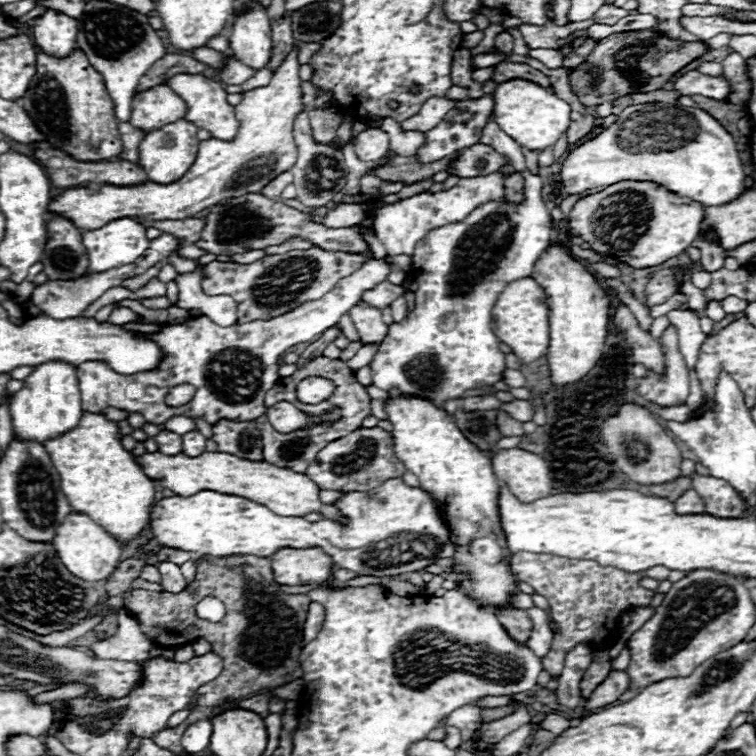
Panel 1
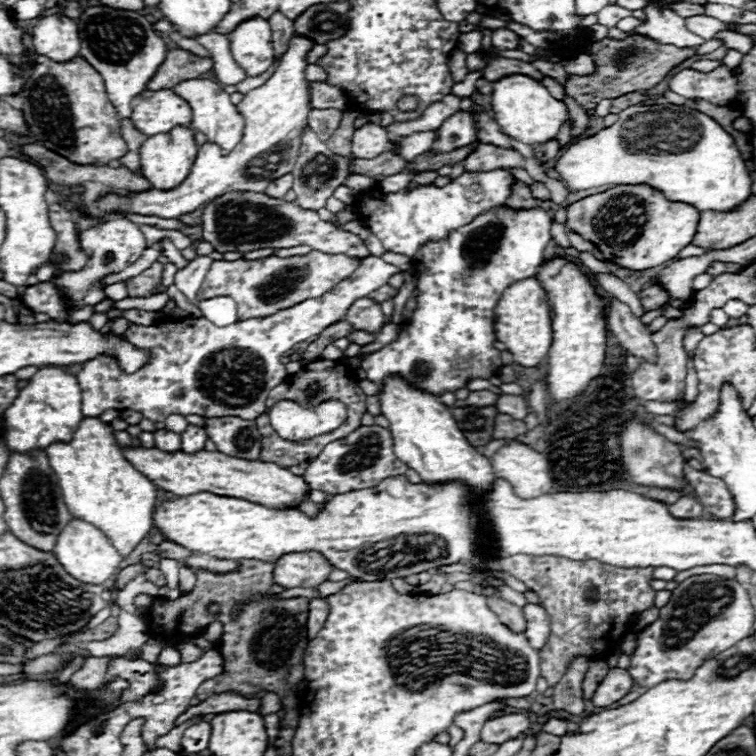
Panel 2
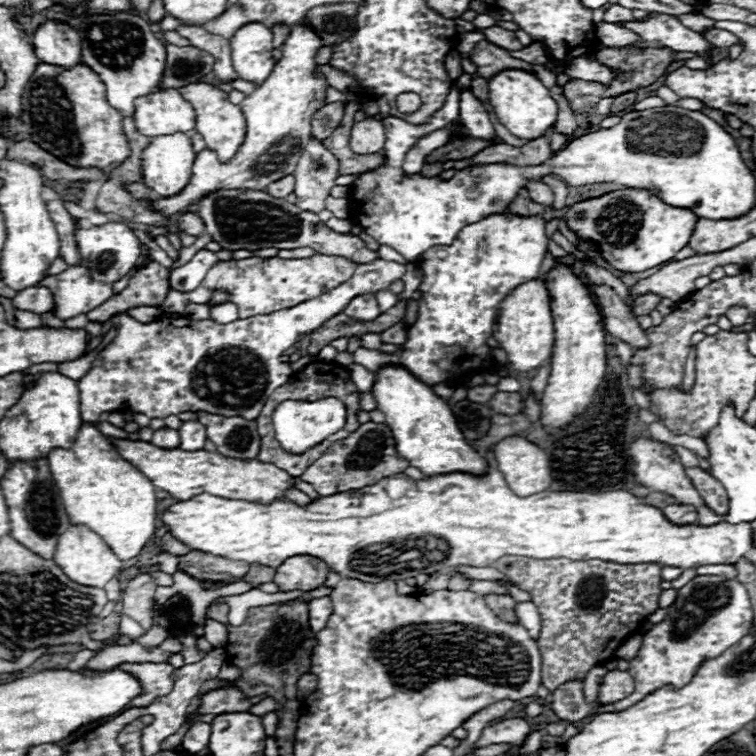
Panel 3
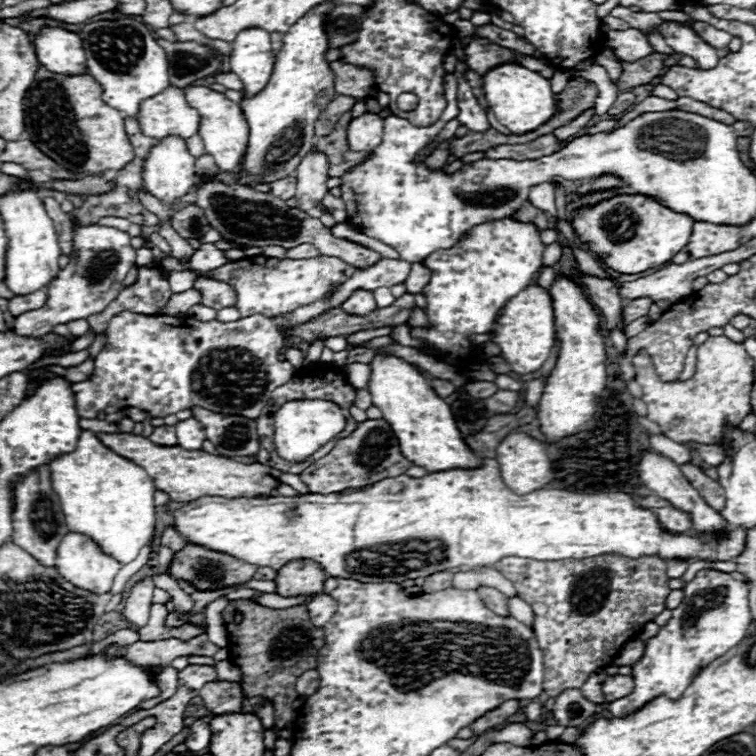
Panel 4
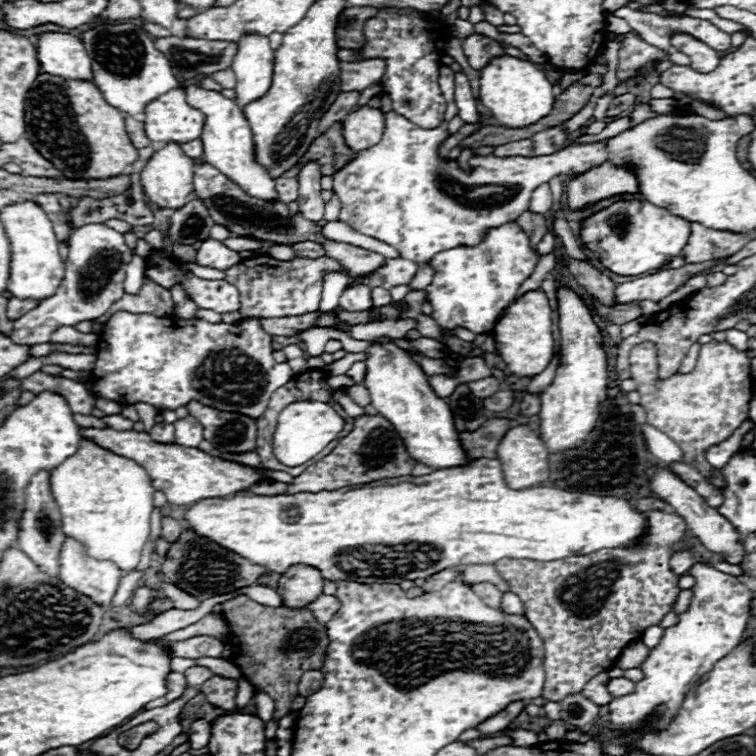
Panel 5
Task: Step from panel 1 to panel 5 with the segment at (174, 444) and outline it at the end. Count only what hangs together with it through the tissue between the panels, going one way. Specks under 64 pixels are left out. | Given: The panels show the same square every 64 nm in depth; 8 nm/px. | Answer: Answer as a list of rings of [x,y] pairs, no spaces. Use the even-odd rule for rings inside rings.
[[[156,424],[150,432],[150,438],[154,442],[162,444],[174,444],[174,424]]]

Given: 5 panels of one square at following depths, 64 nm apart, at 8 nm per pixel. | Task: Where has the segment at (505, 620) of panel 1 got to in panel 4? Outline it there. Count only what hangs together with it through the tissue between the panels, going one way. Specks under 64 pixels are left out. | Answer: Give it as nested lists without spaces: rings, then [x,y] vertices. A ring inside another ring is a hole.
[[[478,588],[478,594],[482,596],[484,604],[492,610],[492,612],[498,612],[498,616],[510,616],[508,612],[508,596],[504,596],[502,592],[498,592],[496,588]]]

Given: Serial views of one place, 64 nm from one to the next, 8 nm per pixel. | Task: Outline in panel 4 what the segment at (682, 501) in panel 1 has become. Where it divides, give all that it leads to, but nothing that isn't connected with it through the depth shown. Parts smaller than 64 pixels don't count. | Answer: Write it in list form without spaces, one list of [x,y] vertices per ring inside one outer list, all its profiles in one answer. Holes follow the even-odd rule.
[[[666,506],[666,508],[660,508],[660,510],[654,510],[660,518],[660,524],[670,530],[670,532],[688,532],[692,530],[692,518],[690,514],[678,510],[678,508],[672,508],[672,506]]]

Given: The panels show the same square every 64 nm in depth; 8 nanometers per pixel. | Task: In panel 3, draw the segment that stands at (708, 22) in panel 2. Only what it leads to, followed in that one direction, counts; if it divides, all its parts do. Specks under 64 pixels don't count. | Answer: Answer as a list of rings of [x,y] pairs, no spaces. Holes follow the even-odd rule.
[[[685,14],[678,16],[678,19],[688,28],[698,32],[698,34],[704,34],[708,28],[712,30],[714,28],[714,20],[710,20],[708,16],[702,16],[702,14]]]

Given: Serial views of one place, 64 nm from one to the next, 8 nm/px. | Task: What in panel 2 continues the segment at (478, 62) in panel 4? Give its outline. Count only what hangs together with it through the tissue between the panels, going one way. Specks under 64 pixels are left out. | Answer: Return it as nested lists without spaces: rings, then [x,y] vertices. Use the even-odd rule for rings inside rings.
[[[488,50],[488,52],[480,52],[482,56],[490,56],[490,62],[488,66],[484,68],[484,78],[490,80],[490,82],[496,82],[504,76],[510,76],[510,74],[524,74],[524,76],[530,76],[534,80],[542,80],[544,74],[538,72],[534,66],[530,66],[528,62],[522,62],[522,60],[510,60],[510,58],[494,58],[494,50]]]

